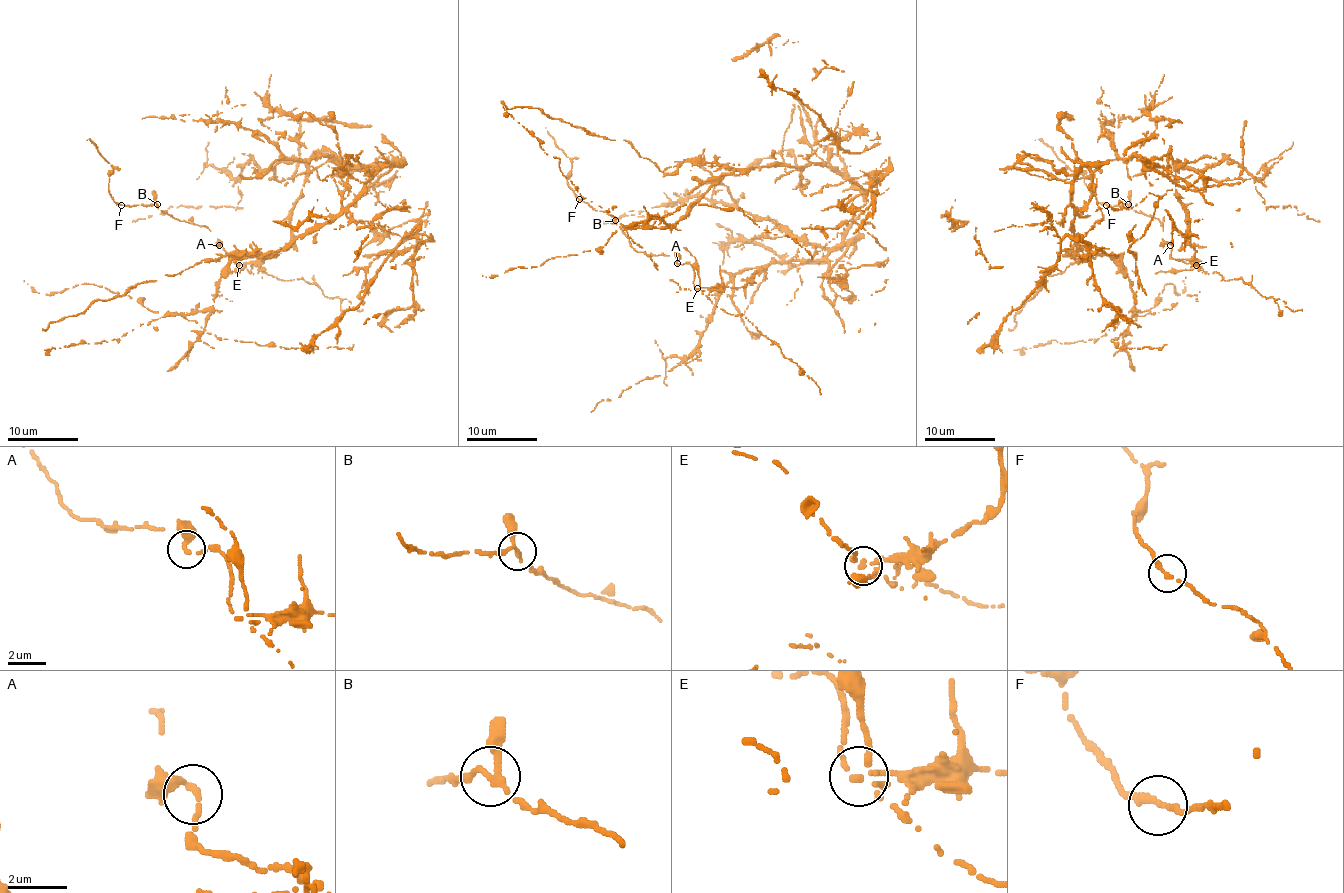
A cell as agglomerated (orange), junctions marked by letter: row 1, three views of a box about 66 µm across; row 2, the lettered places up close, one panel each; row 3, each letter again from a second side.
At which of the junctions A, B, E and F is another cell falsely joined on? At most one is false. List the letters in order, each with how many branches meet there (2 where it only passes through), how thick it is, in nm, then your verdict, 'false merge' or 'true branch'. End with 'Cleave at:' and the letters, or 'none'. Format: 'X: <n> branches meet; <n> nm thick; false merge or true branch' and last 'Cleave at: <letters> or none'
A: 2 branches meet; 240 nm thick; true branch
B: 3 branches meet; 200 nm thick; true branch
E: 3 branches meet; 180 nm thick; false merge
F: 2 branches meet; 200 nm thick; true branch
Cleave at: E

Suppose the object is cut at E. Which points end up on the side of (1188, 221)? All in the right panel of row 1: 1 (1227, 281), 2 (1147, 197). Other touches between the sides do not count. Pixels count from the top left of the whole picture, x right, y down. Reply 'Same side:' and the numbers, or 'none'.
Same side: 2

